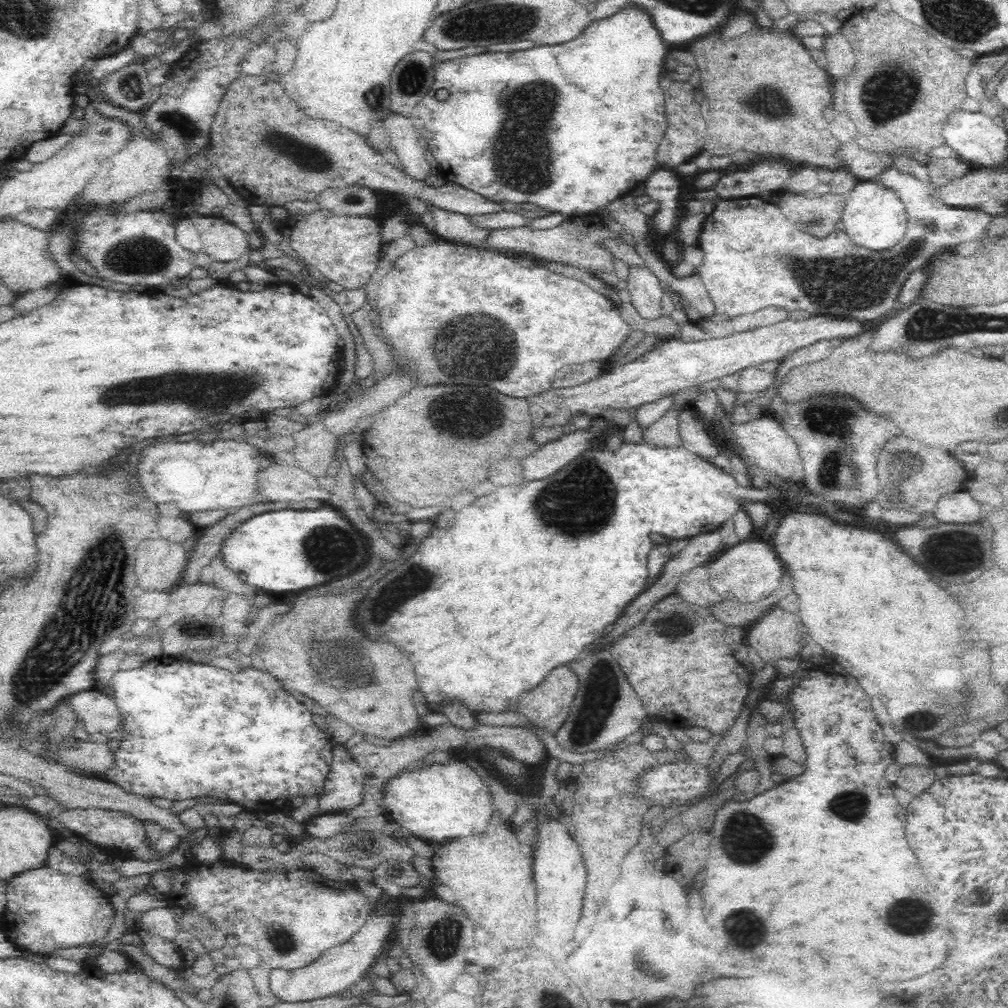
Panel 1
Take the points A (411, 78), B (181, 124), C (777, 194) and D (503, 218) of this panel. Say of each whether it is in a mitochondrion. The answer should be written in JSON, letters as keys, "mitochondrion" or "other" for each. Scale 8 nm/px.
{"A":"mitochondrion","B":"mitochondrion","C":"other","D":"other"}

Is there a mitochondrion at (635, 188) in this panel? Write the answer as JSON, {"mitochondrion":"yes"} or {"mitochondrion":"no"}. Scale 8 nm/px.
{"mitochondrion":"no"}

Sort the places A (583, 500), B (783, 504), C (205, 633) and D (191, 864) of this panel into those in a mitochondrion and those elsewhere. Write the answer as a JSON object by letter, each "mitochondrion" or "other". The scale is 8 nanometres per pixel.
{"A":"mitochondrion","B":"other","C":"mitochondrion","D":"other"}

